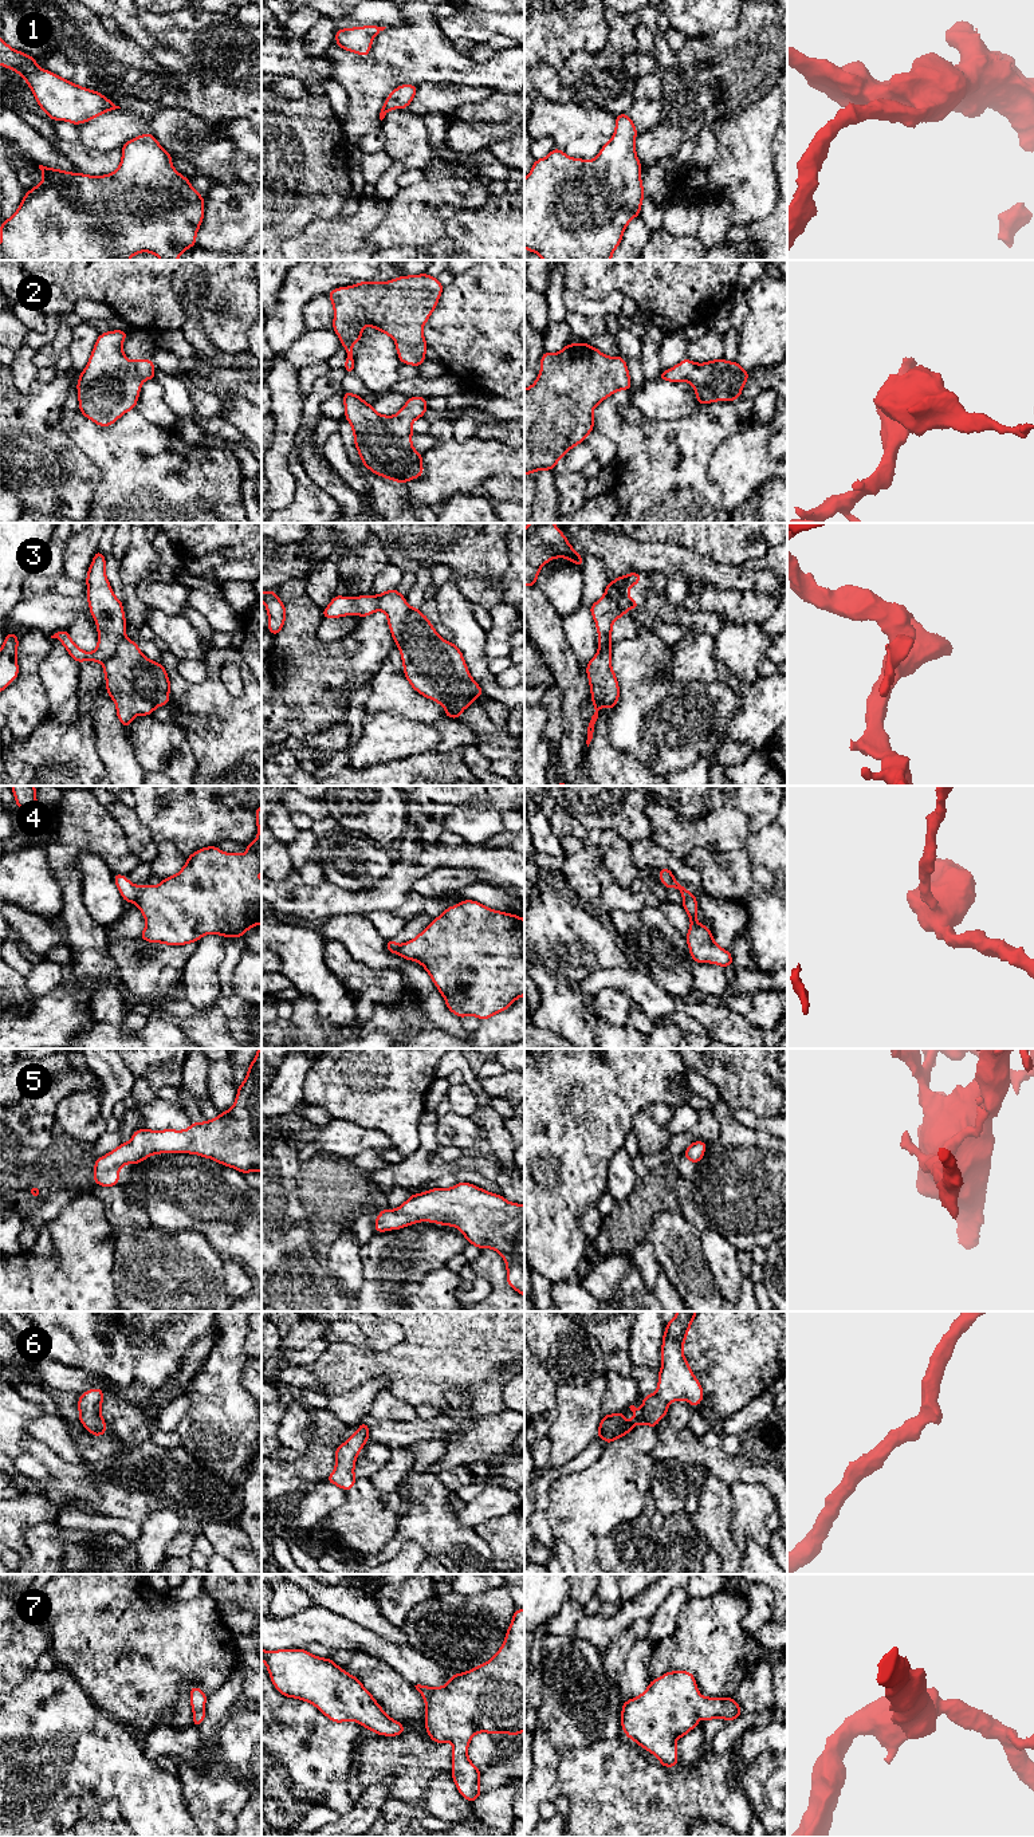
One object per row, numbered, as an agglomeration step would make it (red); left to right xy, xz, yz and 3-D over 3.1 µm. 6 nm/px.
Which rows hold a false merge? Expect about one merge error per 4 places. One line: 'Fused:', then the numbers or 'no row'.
Fused: 3, 4

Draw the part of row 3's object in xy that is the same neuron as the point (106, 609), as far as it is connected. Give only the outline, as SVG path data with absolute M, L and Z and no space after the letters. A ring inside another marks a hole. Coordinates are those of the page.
M99 550L87 571L87 601L90 613L98 626L98 646L87 653L78 648L67 630L59 630L51 638L58 638L68 654L80 664L82 661L97 661L105 664L117 649L118 640L126 633L126 619L122 601L119 601L109 583L105 573L106 559Z

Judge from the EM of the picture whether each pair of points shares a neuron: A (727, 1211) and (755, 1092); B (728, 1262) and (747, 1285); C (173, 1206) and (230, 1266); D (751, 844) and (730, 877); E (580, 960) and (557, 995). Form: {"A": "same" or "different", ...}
{"A": "same", "B": "different", "C": "different", "D": "different", "E": "different"}

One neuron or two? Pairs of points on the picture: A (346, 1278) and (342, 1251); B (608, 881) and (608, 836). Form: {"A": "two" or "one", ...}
{"A": "one", "B": "two"}

